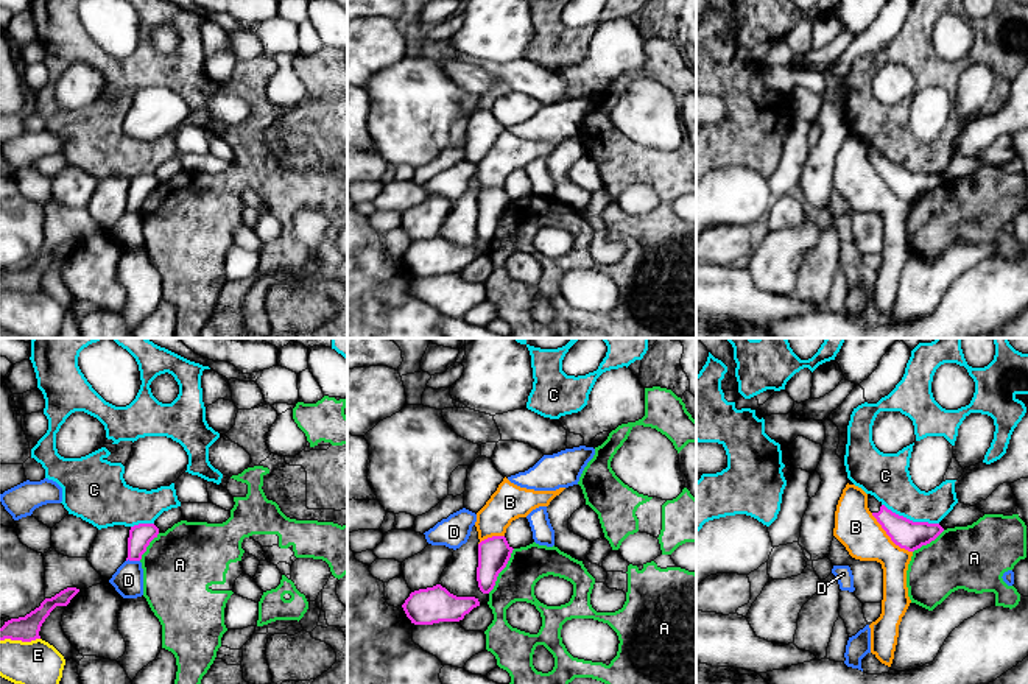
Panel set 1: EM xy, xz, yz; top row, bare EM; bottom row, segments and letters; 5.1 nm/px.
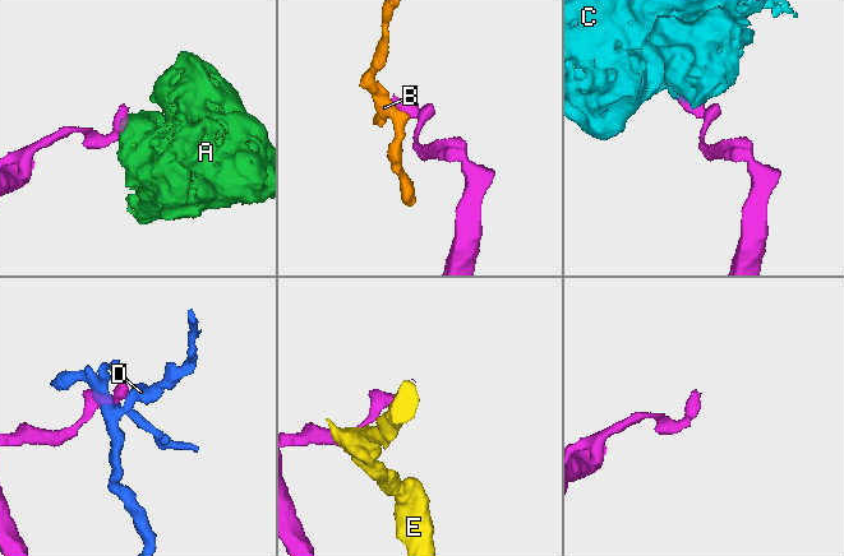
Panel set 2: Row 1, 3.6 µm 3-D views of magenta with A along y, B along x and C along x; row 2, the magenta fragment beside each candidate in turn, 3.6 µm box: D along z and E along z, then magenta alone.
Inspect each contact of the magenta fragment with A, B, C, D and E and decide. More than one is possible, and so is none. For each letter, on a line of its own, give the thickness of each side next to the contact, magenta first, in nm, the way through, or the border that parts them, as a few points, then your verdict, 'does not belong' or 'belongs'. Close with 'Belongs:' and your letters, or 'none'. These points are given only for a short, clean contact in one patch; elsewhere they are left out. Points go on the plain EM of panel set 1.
A: 160/190 nm | along xz (514, 200), (496, 236), (488, 243) | does not belong
B: 150/220 nm | along yz (871, 164), (896, 195), (911, 203) | does not belong
C: 150/240 nm | along yz (882, 155), (913, 172), (938, 175) | does not belong
D: 120/160 nm | does not belong
E: 130/260 nm | does not belong
Belongs: none

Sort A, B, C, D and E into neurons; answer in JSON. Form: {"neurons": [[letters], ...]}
{"neurons": [["A", "C"], ["B"], ["D"], ["E"]]}

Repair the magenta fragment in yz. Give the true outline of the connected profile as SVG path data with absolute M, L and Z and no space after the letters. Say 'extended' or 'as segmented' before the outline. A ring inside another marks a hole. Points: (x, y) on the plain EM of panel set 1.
extended; M868 145L868 159L891 192L908 203L930 195L944 182L939 175L913 173L892 164L871 145Z

